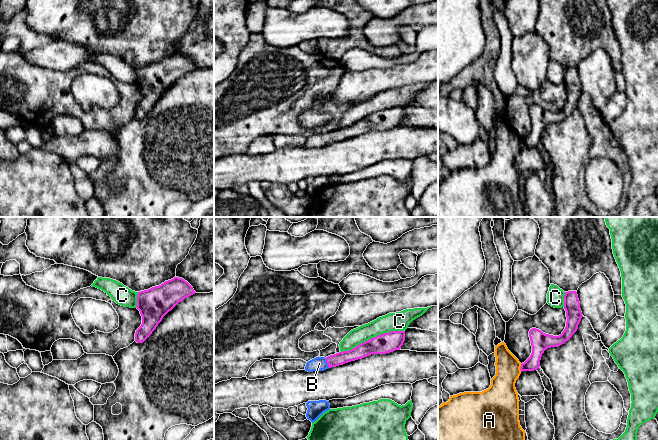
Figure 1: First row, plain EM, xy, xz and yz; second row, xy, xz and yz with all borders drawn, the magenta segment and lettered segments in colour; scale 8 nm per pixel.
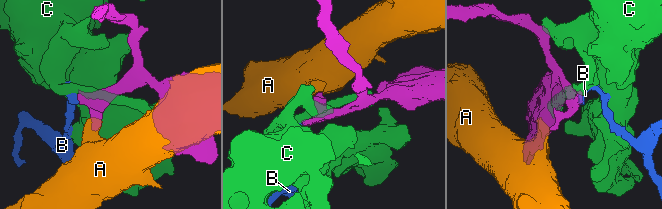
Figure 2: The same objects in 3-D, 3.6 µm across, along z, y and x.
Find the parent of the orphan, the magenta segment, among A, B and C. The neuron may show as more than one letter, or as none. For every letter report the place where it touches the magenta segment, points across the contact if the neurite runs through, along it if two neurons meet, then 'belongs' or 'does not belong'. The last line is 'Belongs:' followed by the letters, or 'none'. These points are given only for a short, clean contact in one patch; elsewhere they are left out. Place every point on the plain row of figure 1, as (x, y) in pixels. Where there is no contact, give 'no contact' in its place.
A: contact yz (520, 144); border yz (521, 140), (520, 147); does not belong
B: contact xz (327, 139); way xz (356, 129), (327, 139), (319, 139); belongs
C: contact xz (372, 114); does not belong
Belongs: B

